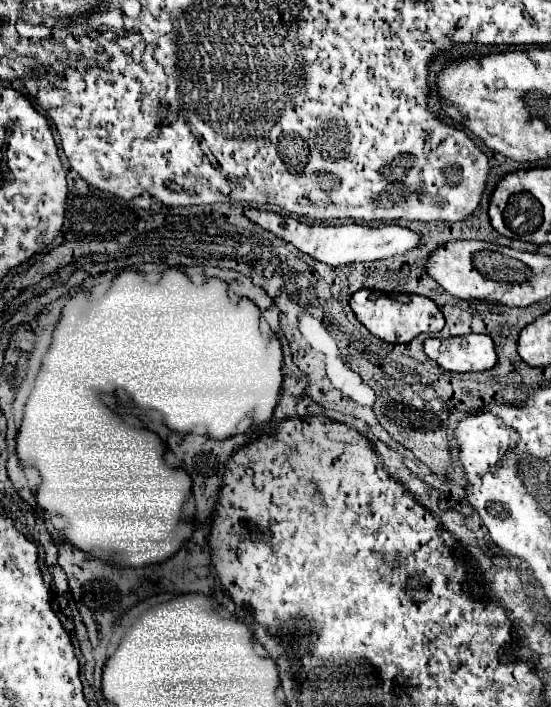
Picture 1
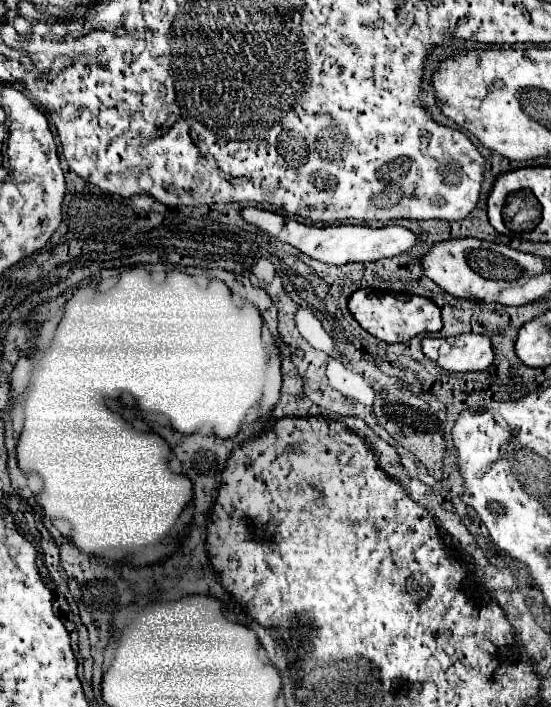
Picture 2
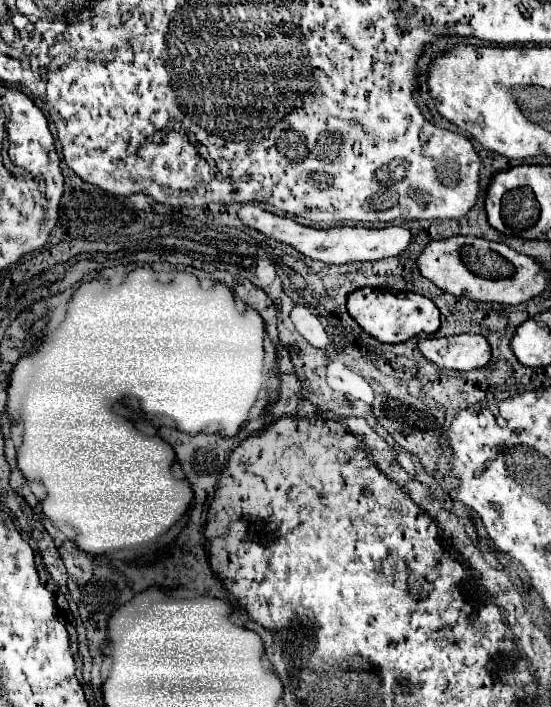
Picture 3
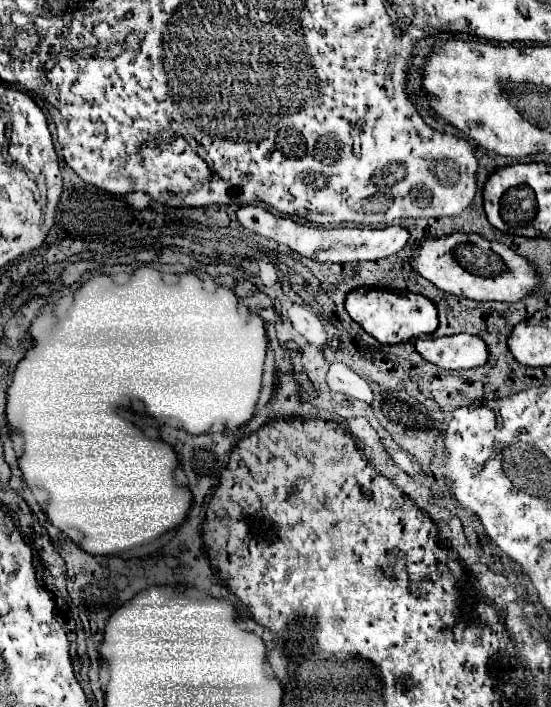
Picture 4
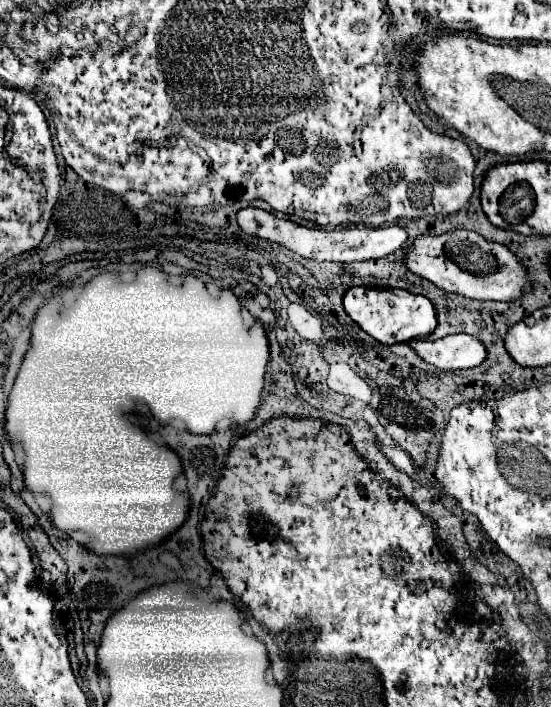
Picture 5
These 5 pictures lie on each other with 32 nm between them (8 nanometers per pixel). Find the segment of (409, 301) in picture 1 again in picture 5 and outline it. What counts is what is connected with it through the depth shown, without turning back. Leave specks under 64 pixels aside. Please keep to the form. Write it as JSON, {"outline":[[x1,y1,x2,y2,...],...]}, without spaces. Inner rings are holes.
{"outline":[[370,286,350,288,350,292,344,296,344,310,364,332,368,332,382,344,398,344,414,338,424,338,432,334,438,324,436,310,432,308,432,302,426,296,410,294,408,290,396,290,396,288,392,290,370,288]]}

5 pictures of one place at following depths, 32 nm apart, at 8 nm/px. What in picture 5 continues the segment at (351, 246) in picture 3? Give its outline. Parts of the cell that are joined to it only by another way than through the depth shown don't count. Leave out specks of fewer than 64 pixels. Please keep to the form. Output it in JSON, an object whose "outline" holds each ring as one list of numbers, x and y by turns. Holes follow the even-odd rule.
{"outline":[[248,206,238,212,238,224,244,232,278,242,292,250,294,254,302,258,310,258,316,262,354,262,354,260,378,260,388,254,394,254,404,246,408,240,408,234,400,226,388,226,388,228,334,228,334,230,322,230,322,228,306,228,286,218,276,218,274,214]]}

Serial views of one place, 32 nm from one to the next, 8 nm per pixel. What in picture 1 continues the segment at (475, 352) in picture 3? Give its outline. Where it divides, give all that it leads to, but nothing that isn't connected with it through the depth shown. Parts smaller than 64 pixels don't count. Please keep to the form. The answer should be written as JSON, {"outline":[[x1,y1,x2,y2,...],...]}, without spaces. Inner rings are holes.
{"outline":[[466,334,444,340,428,338,424,352,450,372,482,372,492,368,498,360,488,334]]}

